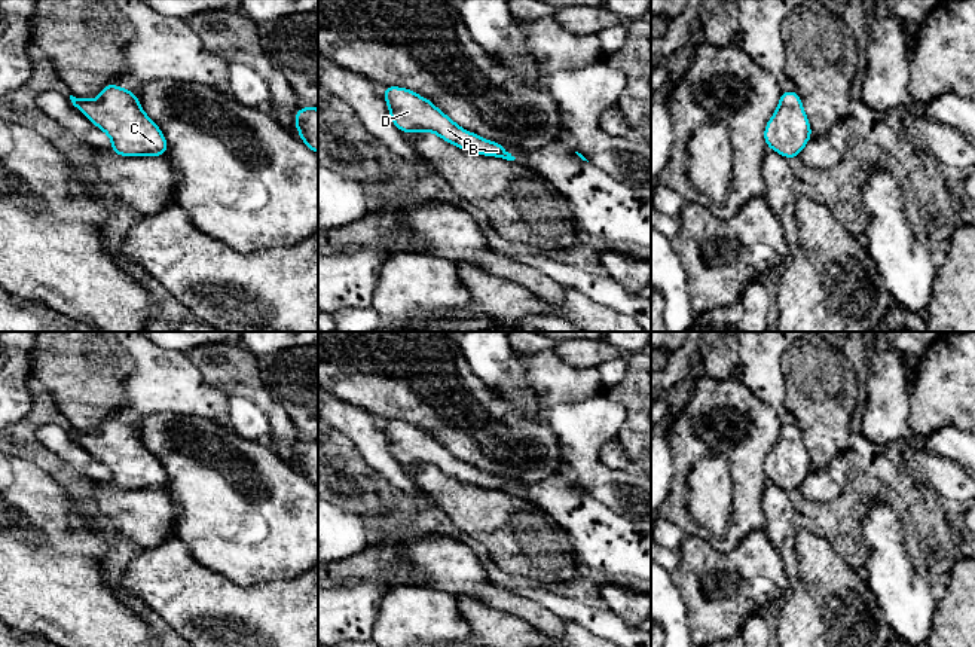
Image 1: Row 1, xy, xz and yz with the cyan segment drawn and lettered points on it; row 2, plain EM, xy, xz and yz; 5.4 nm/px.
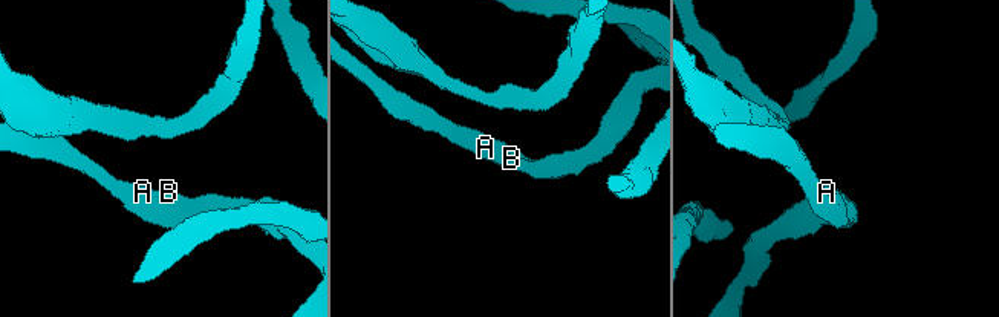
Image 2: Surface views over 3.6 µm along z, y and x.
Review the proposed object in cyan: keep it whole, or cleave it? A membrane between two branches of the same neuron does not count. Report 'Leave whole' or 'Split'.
Leave whole

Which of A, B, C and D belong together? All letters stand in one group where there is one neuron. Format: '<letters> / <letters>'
A B C D

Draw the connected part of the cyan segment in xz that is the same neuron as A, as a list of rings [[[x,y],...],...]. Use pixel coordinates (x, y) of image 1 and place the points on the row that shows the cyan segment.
[[[385,86],[383,98],[389,107],[392,123],[406,134],[430,131],[464,150],[473,150],[483,156],[496,156],[507,161],[516,159],[502,144],[462,129],[447,115],[438,110],[433,101],[407,88]]]

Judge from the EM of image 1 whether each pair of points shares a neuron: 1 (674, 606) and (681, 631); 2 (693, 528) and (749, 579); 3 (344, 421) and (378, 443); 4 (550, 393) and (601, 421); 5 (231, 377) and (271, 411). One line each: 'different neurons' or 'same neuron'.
1: same neuron
2: different neurons
3: same neuron
4: different neurons
5: same neuron

